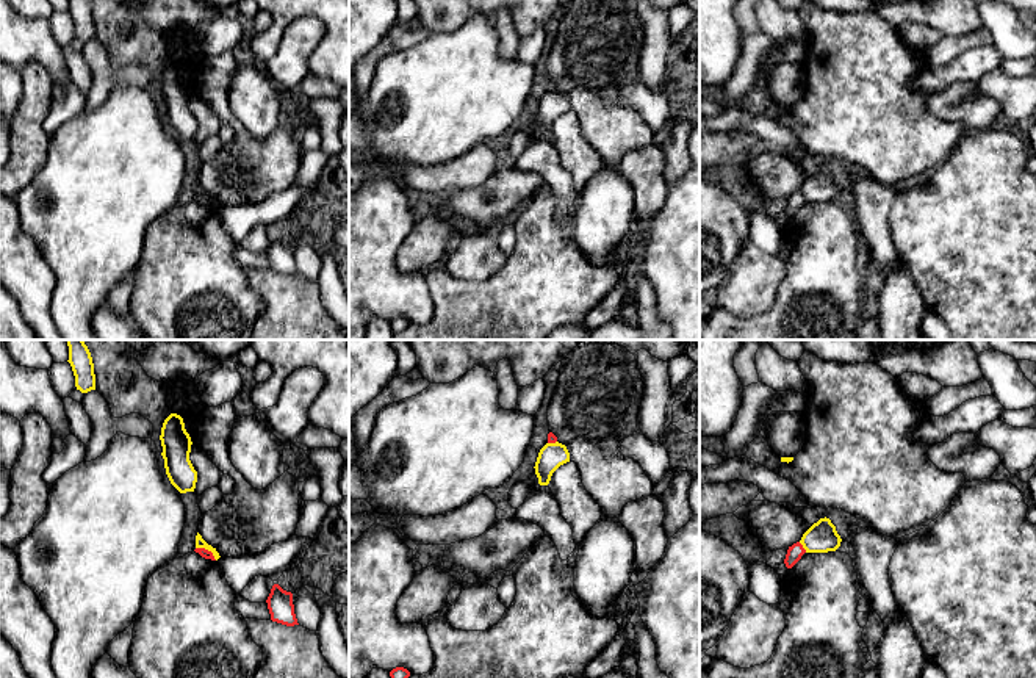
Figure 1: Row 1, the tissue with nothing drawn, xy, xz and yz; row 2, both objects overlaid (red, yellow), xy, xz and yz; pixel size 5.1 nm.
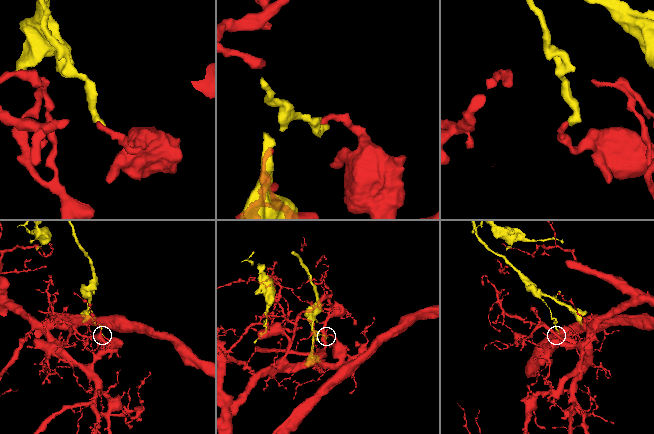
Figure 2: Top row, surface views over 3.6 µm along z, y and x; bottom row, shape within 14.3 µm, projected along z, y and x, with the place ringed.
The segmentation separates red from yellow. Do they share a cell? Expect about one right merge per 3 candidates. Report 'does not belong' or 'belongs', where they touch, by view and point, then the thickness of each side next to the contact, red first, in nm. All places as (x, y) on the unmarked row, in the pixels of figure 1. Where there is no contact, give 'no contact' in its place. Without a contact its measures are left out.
does not belong | yz (802, 196) | 80/160 nm

